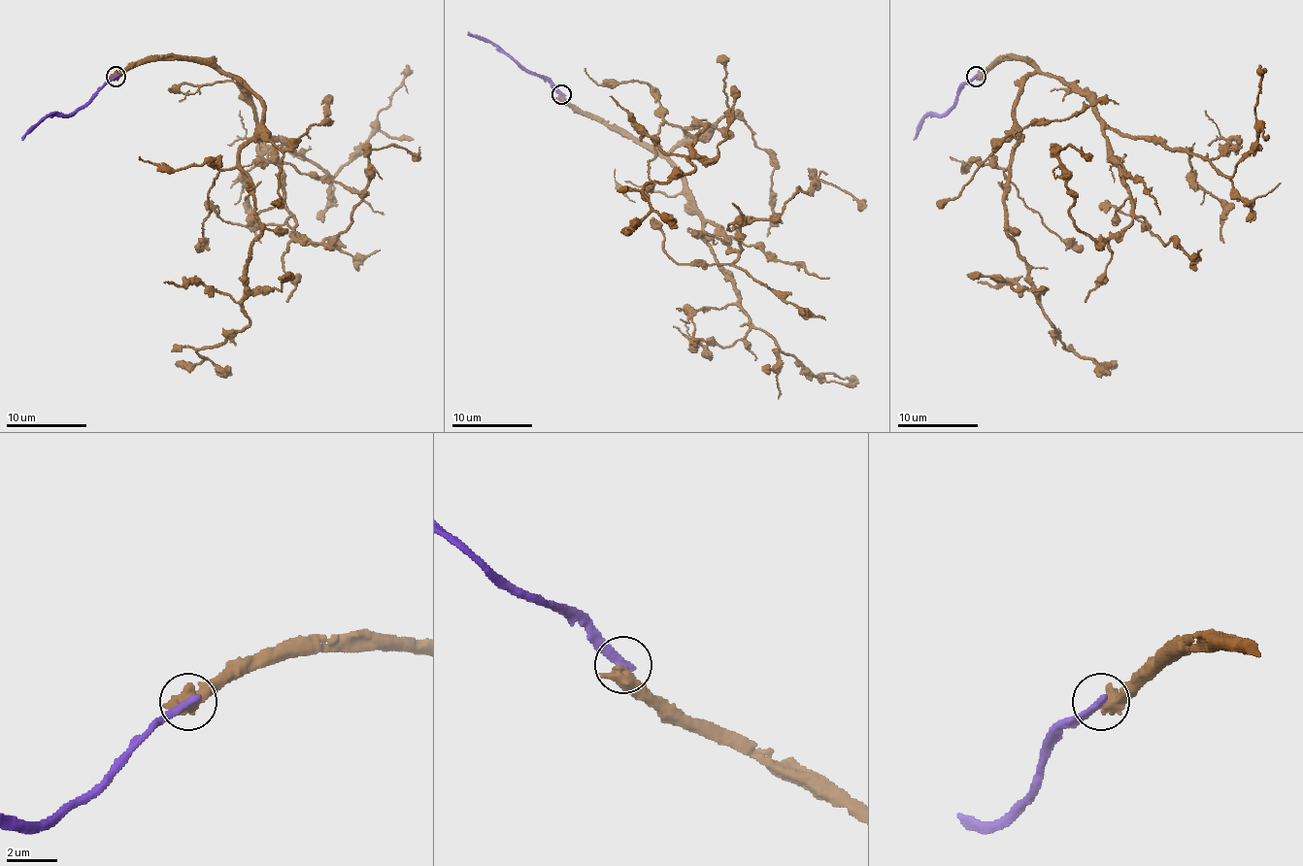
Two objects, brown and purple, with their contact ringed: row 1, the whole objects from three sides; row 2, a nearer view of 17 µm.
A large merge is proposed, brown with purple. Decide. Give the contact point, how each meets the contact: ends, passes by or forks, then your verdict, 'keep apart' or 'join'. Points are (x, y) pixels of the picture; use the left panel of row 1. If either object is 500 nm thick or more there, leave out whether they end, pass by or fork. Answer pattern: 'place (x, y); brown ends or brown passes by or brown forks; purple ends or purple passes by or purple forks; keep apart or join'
place (116, 76); keep apart

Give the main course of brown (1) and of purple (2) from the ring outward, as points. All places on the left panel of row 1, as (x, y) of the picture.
1: (115, 76), (208, 59), (238, 82), (272, 144), (300, 241), (331, 243), (349, 226), (369, 154), (419, 146)
2: (115, 76), (73, 112), (50, 114), (41, 119), (22, 140)

